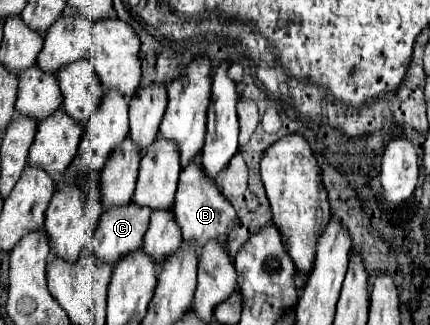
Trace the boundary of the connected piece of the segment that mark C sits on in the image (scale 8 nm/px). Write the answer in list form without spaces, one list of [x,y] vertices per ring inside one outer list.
[[[127,203],[125,207],[107,209],[91,239],[91,249],[105,263],[117,263],[125,253],[141,247],[149,225],[149,207]]]

